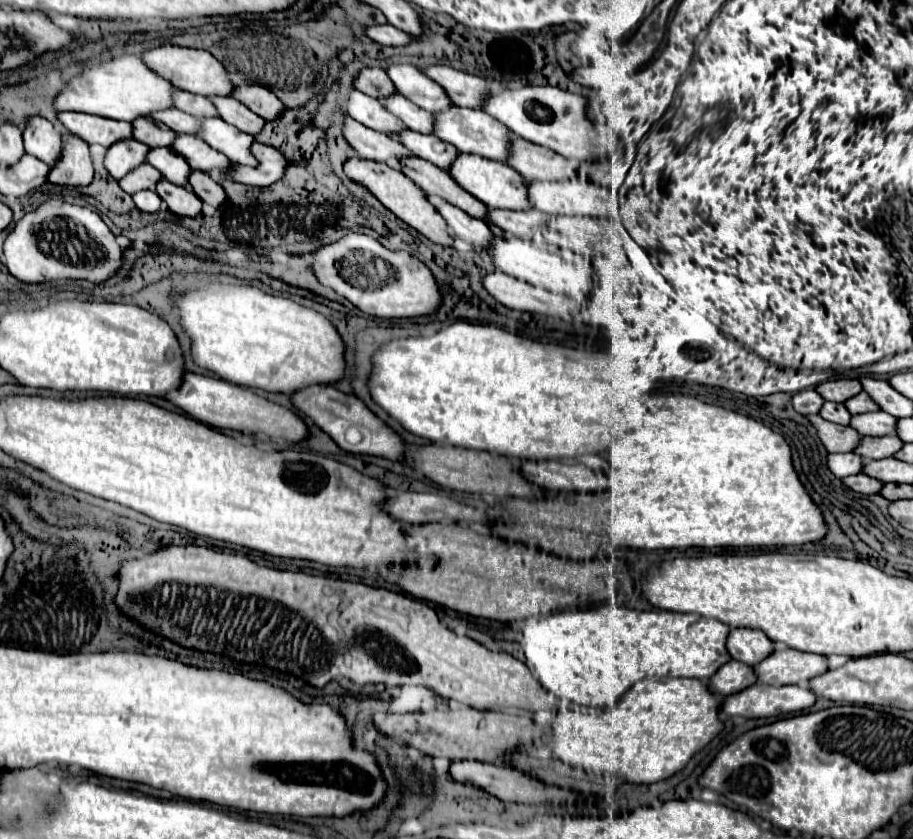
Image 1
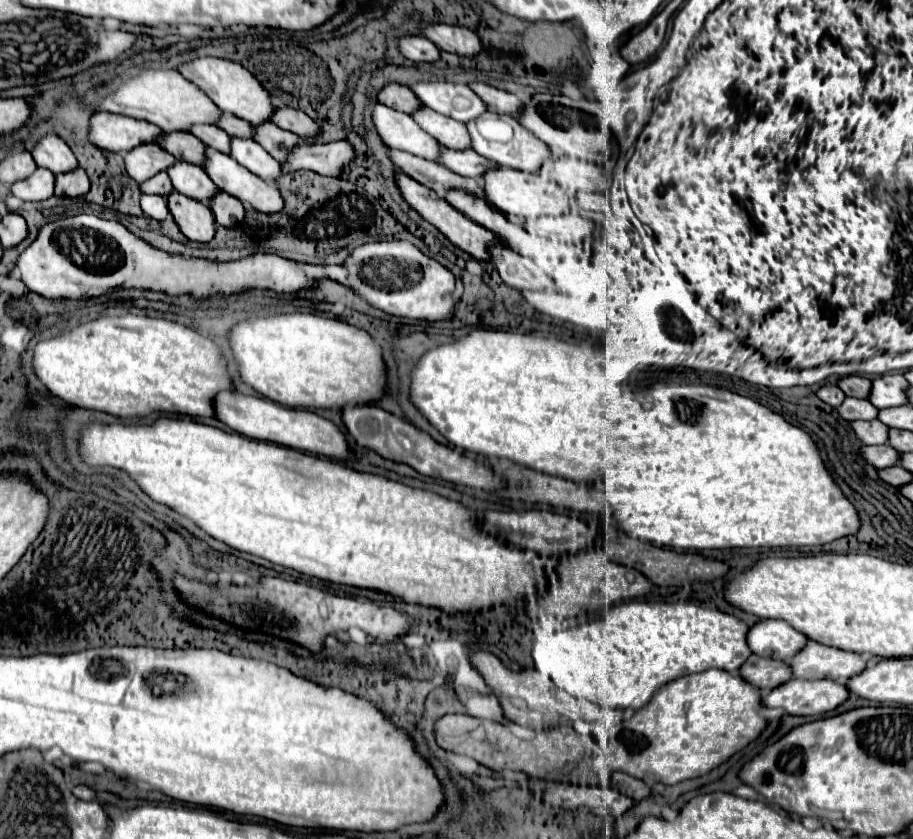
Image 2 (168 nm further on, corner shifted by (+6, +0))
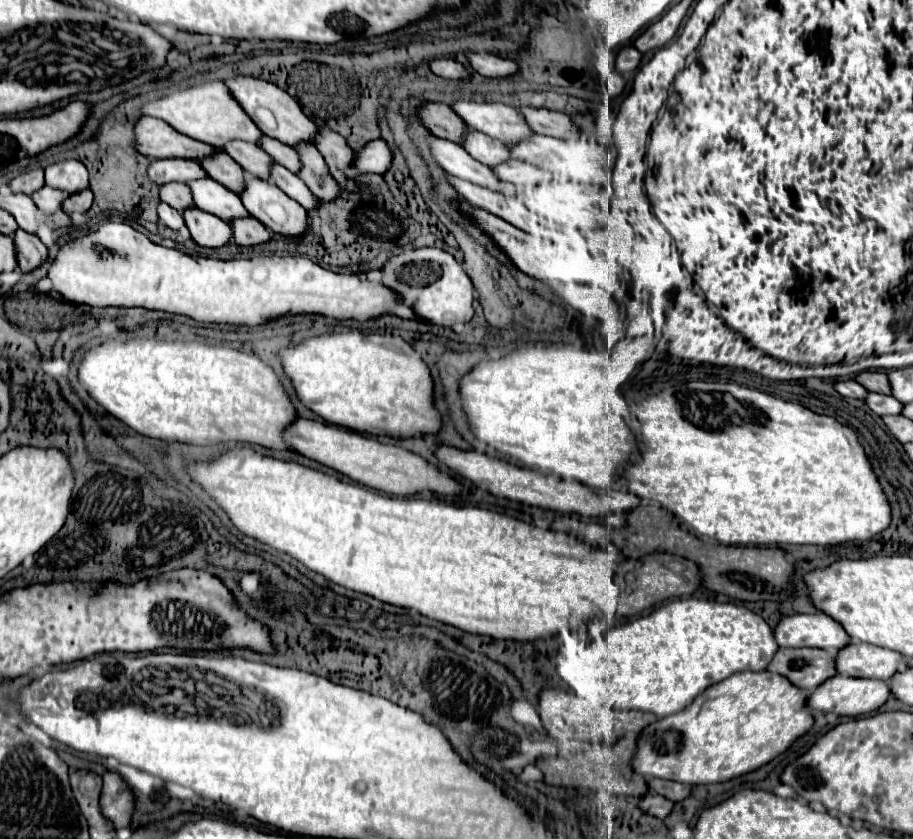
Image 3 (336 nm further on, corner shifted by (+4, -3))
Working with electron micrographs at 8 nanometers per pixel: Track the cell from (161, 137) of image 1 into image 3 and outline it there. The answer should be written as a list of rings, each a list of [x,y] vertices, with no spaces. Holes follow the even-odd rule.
[[[220,152],[216,156],[210,156],[206,160],[200,160],[200,164],[204,166],[204,170],[208,172],[210,178],[214,178],[220,184],[224,184],[228,190],[232,190],[234,194],[242,192],[244,170],[226,152]]]

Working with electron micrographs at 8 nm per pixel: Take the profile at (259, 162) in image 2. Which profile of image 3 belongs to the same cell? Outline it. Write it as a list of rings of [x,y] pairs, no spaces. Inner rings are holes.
[[[274,164],[272,166],[272,180],[274,180],[274,184],[280,188],[280,190],[284,190],[290,198],[294,198],[298,204],[302,204],[306,210],[310,210],[310,208],[318,208],[318,196],[314,196],[312,192],[310,192],[310,188],[296,176],[296,174],[292,174],[290,170],[286,170],[286,168],[282,168],[280,164]]]

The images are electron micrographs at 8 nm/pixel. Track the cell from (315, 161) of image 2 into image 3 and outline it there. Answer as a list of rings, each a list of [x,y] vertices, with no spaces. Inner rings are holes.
[[[384,138],[372,140],[364,146],[360,154],[356,154],[354,168],[358,172],[374,172],[374,174],[384,174],[392,164],[392,150]]]

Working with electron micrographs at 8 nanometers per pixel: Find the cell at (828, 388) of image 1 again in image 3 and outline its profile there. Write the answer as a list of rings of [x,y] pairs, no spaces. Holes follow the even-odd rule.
[[[862,372],[856,376],[856,380],[868,388],[870,392],[880,392],[880,394],[890,394],[890,382],[886,372]]]

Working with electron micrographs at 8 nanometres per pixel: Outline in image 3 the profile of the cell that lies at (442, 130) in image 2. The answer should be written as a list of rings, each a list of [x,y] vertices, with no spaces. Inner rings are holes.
[[[472,130],[464,136],[462,148],[472,158],[476,158],[478,162],[482,162],[490,168],[494,168],[494,164],[502,164],[502,160],[510,160],[510,150],[500,140],[494,140],[478,130]]]

